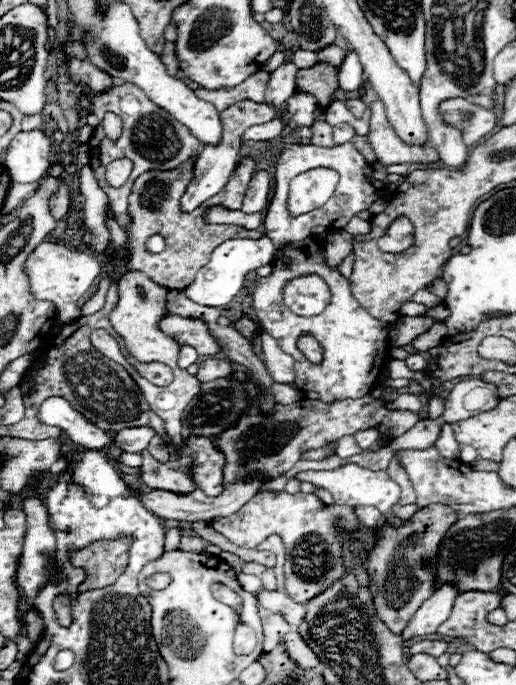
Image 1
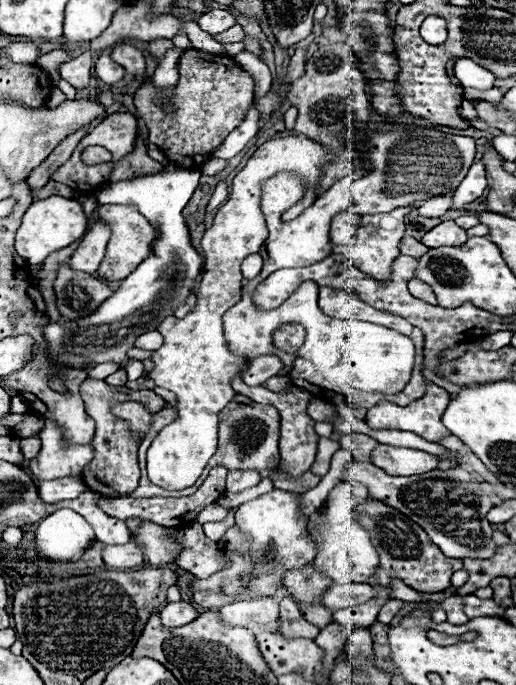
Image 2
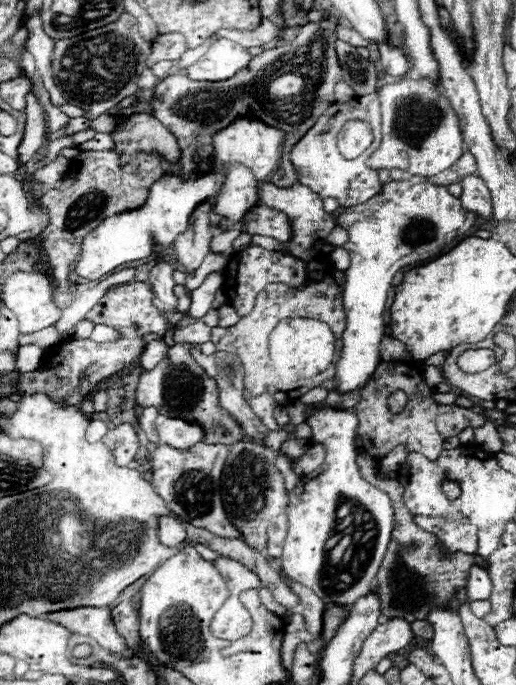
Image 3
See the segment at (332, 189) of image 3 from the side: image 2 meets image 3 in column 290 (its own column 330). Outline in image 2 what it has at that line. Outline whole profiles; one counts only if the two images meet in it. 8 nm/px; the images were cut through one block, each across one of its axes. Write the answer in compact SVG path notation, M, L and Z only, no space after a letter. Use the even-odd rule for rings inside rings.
M292 134L286 138L274 138L264 142L246 162L244 170L234 178L228 200L224 202L224 206L220 206L214 216L214 226L206 230L202 238L206 262L202 282L196 290L196 308L184 318L170 316L158 326L158 332L164 336L164 344L152 352L156 368L148 376L158 386L168 388L176 394L178 418L172 424L164 426L148 448L148 478L152 484L166 490L184 490L198 480L210 456L216 452L216 414L236 396L230 380L236 376L238 366L244 362L242 358L228 352L222 334L222 314L228 310L228 306L240 300L242 260L258 252L268 238L266 218L260 212L260 182L282 170L294 170L306 176L308 188L304 198L300 200L300 204L294 204L282 214L282 222L290 222L300 216L308 206L312 206L318 198L316 184L324 174L322 166L328 162L332 162L332 154L324 144L310 140L308 136Z

